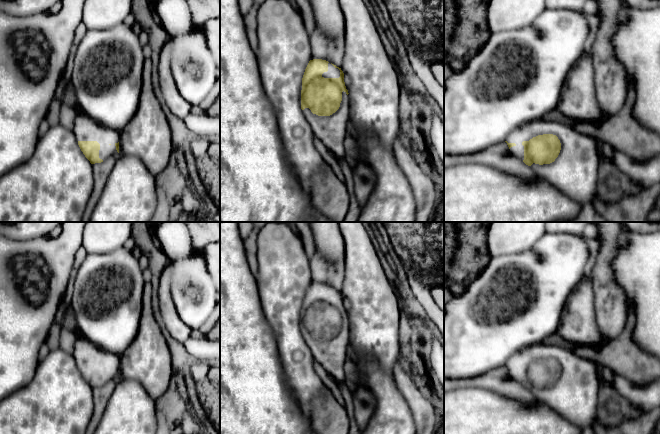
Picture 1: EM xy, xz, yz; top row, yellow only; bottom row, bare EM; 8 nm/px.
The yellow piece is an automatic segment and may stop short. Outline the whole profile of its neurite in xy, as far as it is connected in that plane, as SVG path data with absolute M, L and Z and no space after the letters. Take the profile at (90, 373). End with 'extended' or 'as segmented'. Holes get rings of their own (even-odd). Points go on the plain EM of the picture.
M82 335L76 340L72 354L91 388L101 387L119 377L119 356L102 350Z; extended

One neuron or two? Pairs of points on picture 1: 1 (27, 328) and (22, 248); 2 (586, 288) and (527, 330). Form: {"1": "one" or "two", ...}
{"1": "one", "2": "two"}

